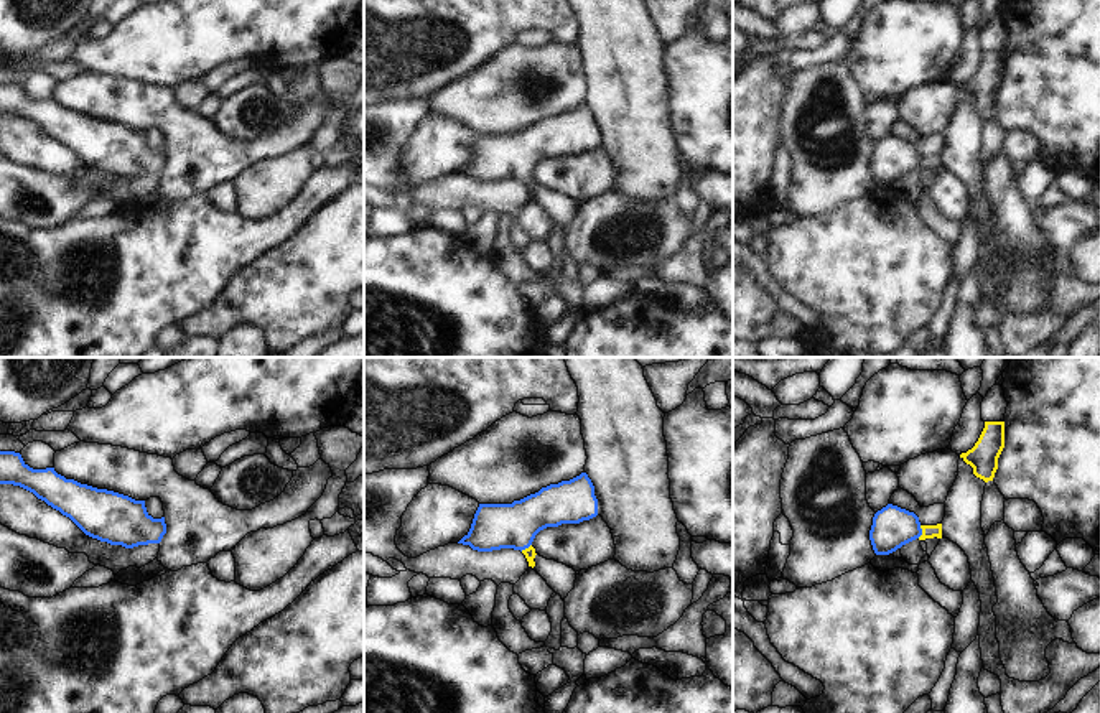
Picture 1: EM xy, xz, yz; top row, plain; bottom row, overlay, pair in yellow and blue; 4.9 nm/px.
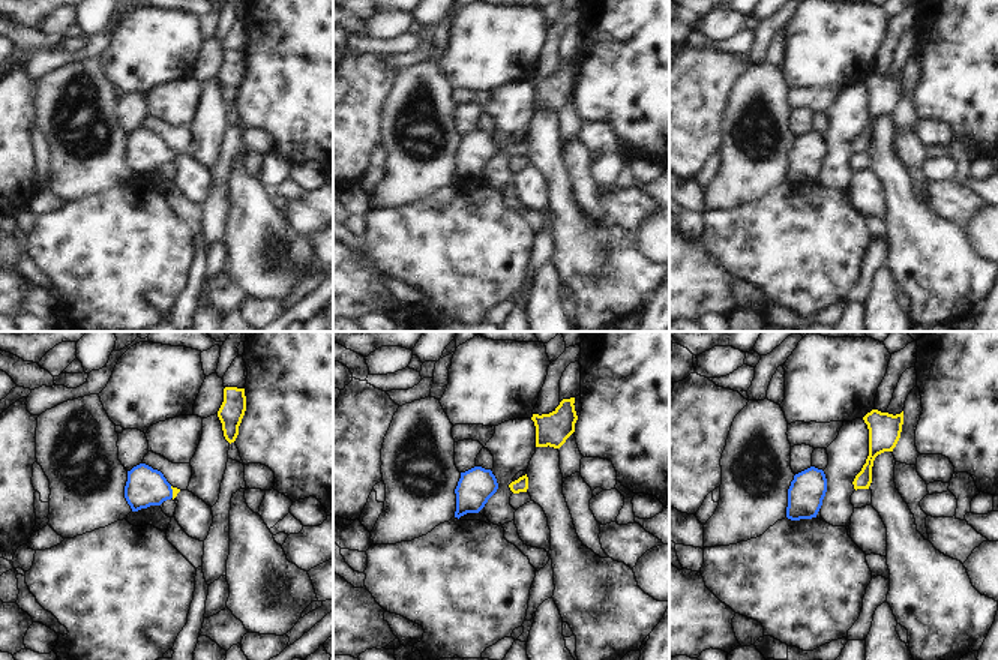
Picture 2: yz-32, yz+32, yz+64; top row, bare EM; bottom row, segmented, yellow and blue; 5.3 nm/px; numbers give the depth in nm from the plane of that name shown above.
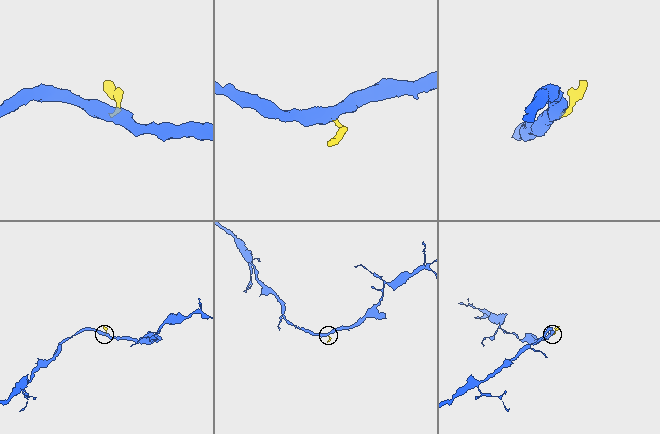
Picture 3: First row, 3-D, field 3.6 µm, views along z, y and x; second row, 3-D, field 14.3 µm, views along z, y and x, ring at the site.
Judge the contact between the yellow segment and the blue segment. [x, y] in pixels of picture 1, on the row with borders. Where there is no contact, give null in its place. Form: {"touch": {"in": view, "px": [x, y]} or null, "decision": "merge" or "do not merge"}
{"touch": {"in": "yz", "px": [922, 532]}, "decision": "merge"}

